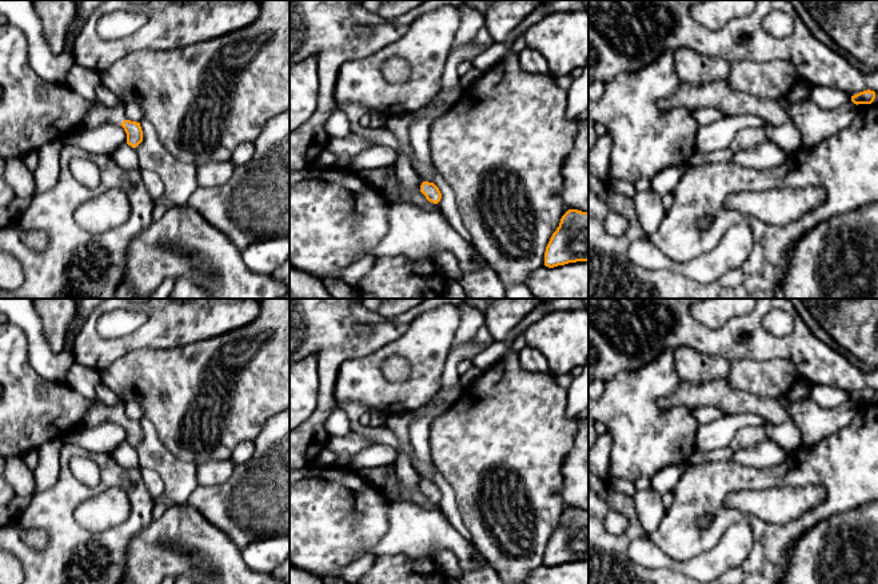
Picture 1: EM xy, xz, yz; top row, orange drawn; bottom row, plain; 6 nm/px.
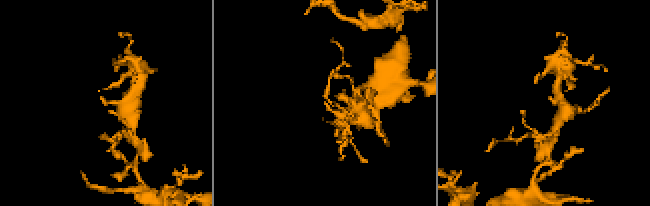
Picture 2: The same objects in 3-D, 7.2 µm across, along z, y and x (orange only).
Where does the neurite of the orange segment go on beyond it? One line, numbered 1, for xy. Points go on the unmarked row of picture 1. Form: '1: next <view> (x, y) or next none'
1: next xy (98, 414)

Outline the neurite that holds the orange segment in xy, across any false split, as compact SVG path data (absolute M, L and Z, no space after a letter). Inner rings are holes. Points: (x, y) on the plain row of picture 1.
M97 399L92 400L92 405L83 417L84 427L97 427L105 423L121 424L127 432L127 443L136 447L143 440L143 429L140 421L125 417L124 401L116 405L105 405Z

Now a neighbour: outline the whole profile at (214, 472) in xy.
M231 459L209 460L196 464L196 481L201 487L213 487L223 484L232 475L236 463Z

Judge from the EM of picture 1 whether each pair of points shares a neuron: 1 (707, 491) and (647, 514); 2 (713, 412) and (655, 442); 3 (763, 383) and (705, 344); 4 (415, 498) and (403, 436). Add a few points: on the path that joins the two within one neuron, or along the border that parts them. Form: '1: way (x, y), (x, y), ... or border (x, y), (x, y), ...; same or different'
1: border (634, 502), (646, 527), (666, 512); different
2: border (690, 411), (698, 426); different
3: border (763, 362), (735, 359), (730, 363); different
4: way (410, 483), (403, 467), (403, 451); same

